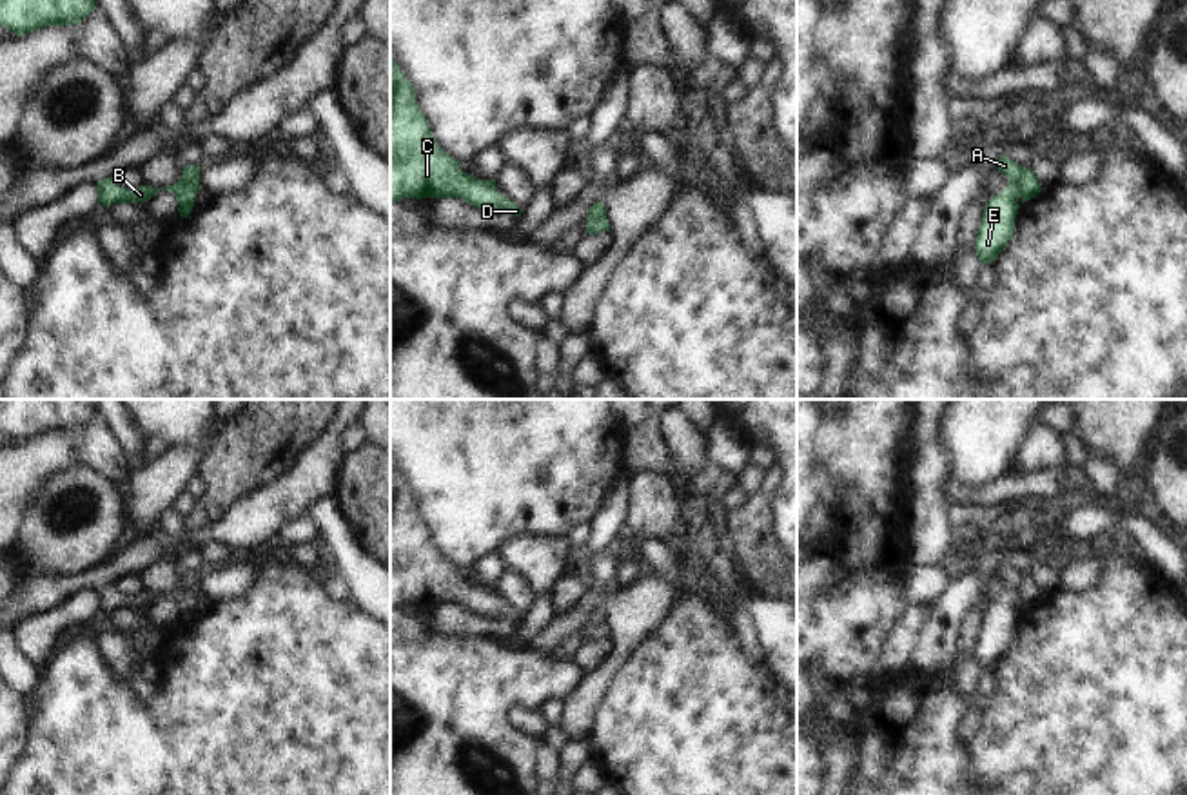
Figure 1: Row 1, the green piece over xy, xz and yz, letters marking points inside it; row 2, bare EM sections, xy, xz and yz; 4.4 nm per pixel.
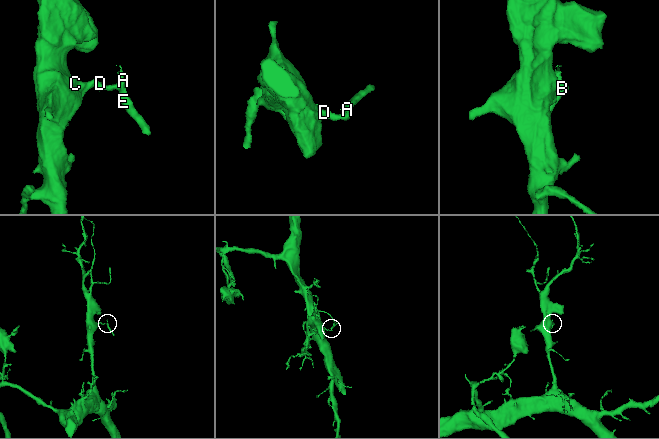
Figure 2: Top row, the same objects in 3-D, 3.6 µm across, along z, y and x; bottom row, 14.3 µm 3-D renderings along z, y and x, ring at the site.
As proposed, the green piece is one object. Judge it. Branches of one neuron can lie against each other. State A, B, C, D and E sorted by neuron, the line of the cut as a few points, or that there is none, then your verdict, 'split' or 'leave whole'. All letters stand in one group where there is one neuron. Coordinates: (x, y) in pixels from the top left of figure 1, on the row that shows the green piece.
groups A E / B C D; cut yz (1024, 169), (1019, 180), (1019, 193); split

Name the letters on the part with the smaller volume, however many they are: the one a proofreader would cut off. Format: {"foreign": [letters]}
{"foreign": ["A", "E"]}

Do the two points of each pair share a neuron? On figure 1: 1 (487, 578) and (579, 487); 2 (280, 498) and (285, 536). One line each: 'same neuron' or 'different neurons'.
1: different neurons
2: different neurons

